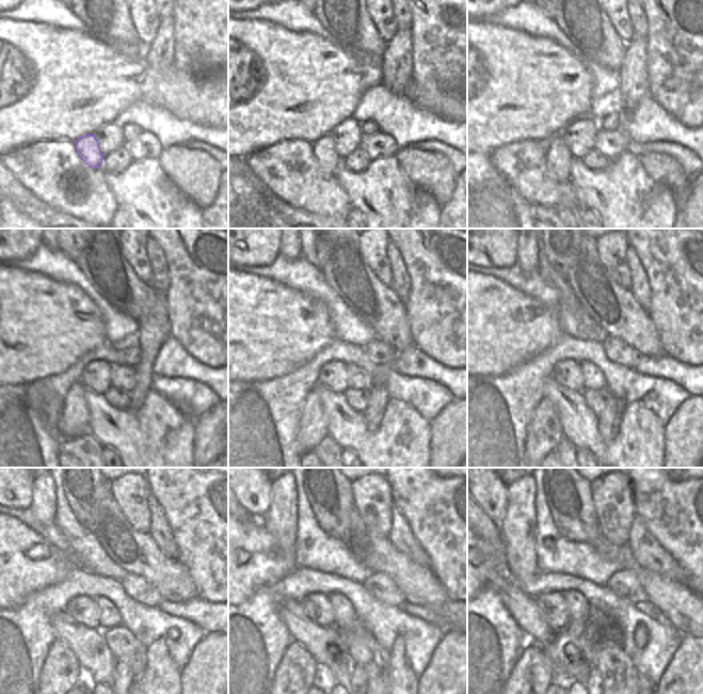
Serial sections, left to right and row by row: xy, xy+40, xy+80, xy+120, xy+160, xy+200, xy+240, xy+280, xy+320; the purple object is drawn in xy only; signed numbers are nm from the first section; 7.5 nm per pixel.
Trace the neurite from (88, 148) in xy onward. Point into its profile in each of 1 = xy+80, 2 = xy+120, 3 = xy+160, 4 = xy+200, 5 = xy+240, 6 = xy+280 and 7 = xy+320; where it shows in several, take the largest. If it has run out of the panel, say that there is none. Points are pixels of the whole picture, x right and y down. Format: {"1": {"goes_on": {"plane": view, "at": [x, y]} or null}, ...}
{"1": {"goes_on": {"plane": "xy+80", "at": [558, 157]}}, "2": {"goes_on": {"plane": "xy+120", "at": [75, 421]}}, "3": {"goes_on": {"plane": "xy+160", "at": [313, 422]}}, "4": {"goes_on": {"plane": "xy+200", "at": [544, 431]}}, "5": {"goes_on": {"plane": "xy+240", "at": [61, 672]}}, "6": {"goes_on": {"plane": "xy+280", "at": [298, 672]}}, "7": {"goes_on": {"plane": "xy+320", "at": [527, 684]}}}

